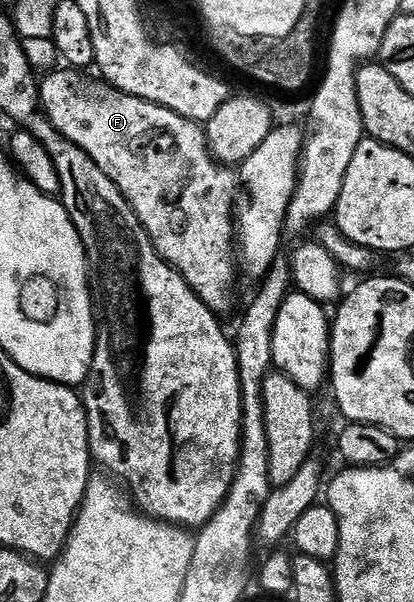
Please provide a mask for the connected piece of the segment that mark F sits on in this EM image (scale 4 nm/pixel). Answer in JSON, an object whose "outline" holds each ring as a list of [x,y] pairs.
{"outline":[[[62,71],[66,72],[54,72],[47,80],[41,81],[38,90],[41,111],[46,113],[46,117],[52,122],[52,126],[56,126],[56,130],[61,136],[68,138],[76,146],[80,146],[80,150],[84,150],[88,154],[88,158],[92,158],[92,162],[96,162],[96,166],[100,166],[100,170],[104,170],[104,174],[108,174],[108,178],[112,178],[112,182],[118,185],[124,198],[132,206],[136,218],[140,218],[144,230],[150,235],[150,241],[154,243],[156,251],[181,274],[184,282],[188,282],[188,286],[202,299],[204,306],[208,306],[216,314],[228,311],[234,304],[234,283],[237,282],[238,276],[240,277],[239,269],[236,267],[236,197],[240,180],[235,169],[215,160],[214,155],[210,152],[210,141],[206,139],[206,129],[199,121],[184,118],[159,104],[153,104],[135,96],[126,96],[109,86],[103,87],[104,90],[101,92],[98,88],[78,84],[79,73],[77,71]]]}

